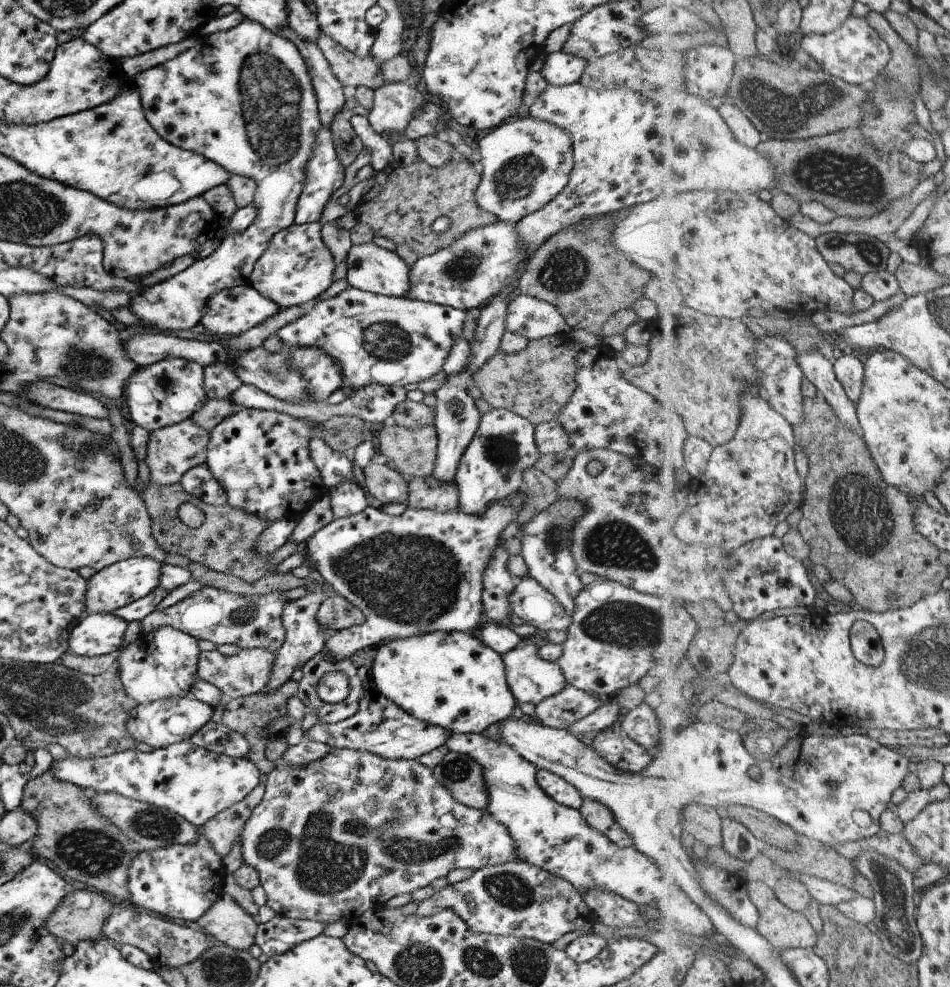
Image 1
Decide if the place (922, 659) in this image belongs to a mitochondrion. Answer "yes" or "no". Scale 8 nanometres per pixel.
yes

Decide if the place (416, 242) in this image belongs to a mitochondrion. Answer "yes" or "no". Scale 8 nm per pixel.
no

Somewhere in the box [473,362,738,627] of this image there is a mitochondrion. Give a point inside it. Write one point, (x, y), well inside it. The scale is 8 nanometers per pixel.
(615, 544)

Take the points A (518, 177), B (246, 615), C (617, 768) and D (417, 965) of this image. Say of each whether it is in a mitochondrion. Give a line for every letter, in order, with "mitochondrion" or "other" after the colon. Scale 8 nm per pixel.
A: mitochondrion
B: mitochondrion
C: other
D: mitochondrion

